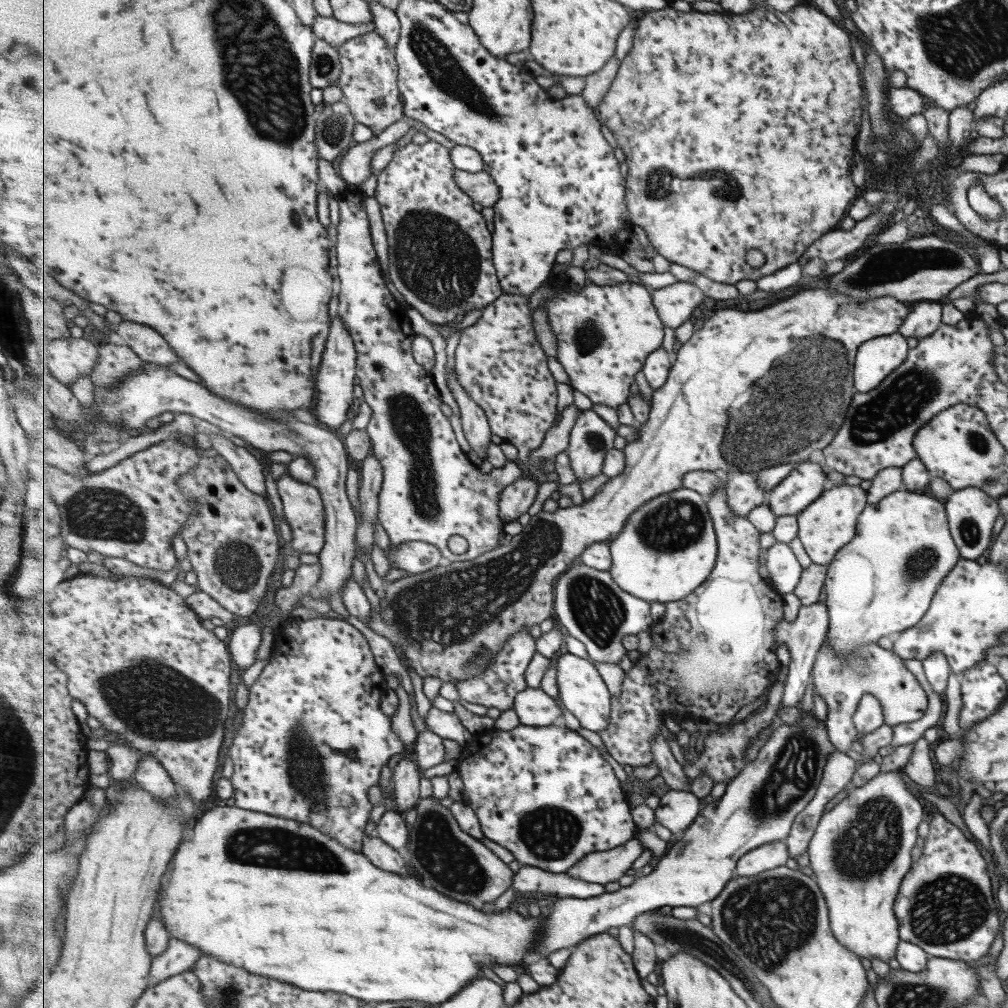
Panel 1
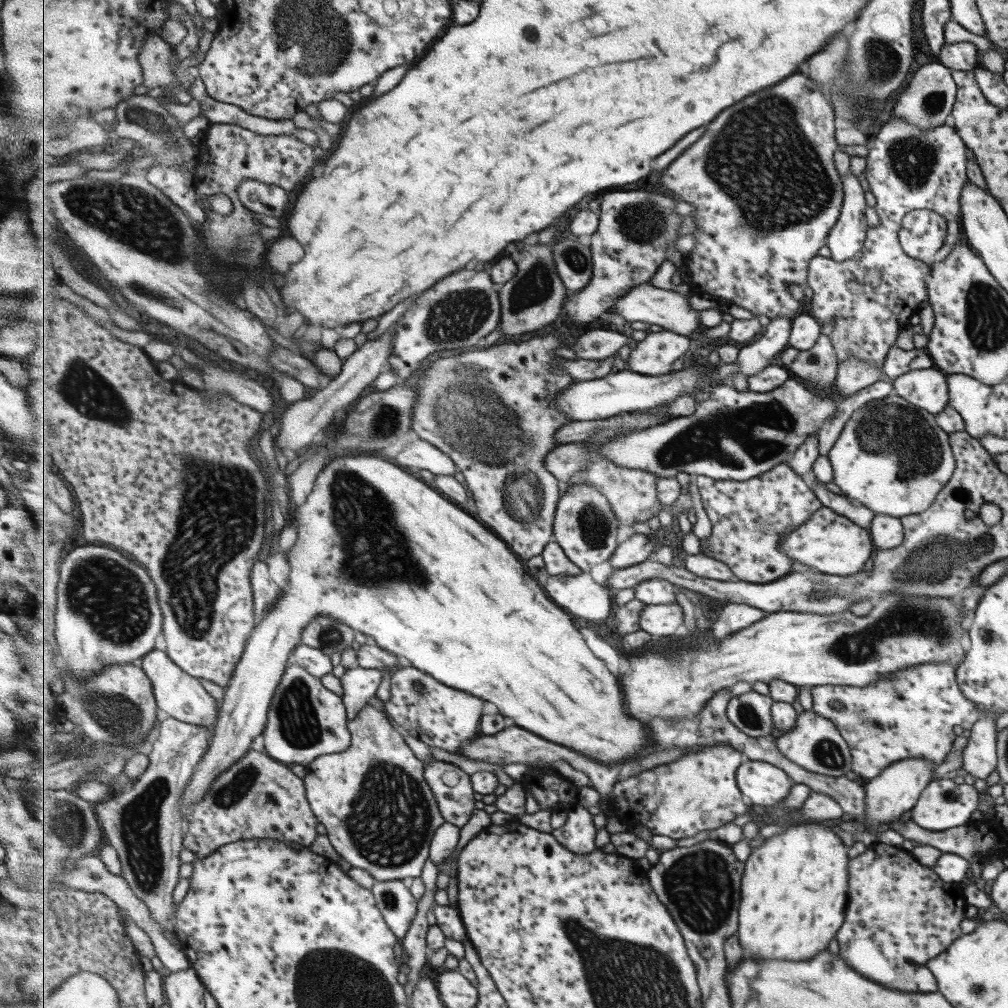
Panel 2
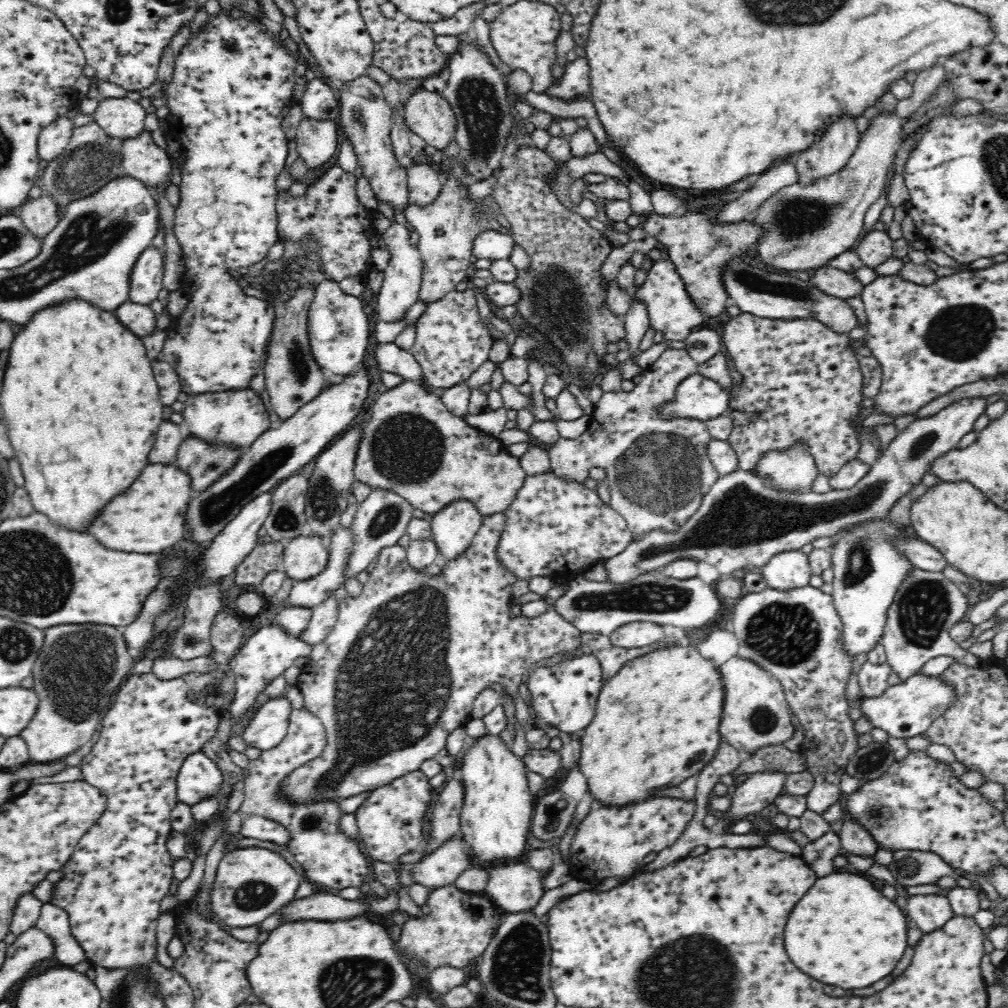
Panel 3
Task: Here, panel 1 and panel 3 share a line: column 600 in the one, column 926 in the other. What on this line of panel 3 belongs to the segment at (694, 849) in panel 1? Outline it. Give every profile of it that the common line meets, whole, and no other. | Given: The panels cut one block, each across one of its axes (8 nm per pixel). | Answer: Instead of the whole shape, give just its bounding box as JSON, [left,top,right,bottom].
[906,894,955,934]

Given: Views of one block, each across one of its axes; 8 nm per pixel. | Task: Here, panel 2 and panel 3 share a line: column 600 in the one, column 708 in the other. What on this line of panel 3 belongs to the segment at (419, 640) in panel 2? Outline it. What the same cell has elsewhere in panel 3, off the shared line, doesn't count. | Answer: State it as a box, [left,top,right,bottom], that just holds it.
[577,643,724,805]

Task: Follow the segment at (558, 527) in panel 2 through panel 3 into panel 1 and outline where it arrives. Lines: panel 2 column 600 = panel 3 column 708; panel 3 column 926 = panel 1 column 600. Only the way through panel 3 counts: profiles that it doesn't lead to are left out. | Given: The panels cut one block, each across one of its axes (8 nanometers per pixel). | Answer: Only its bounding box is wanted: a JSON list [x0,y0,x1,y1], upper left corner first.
[566,408,617,480]

